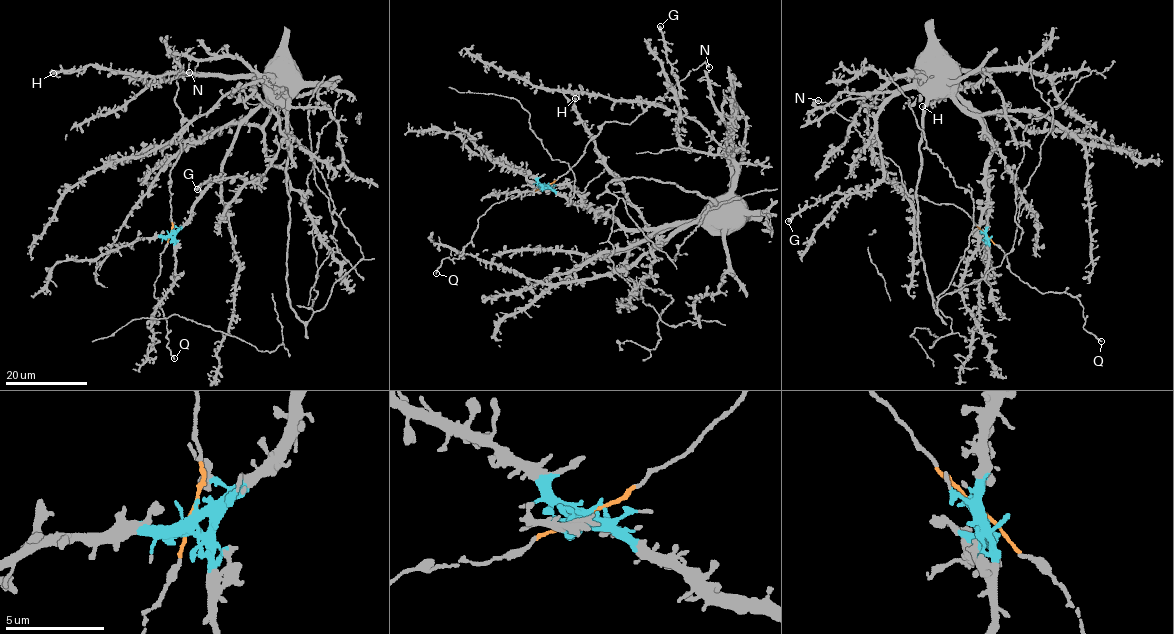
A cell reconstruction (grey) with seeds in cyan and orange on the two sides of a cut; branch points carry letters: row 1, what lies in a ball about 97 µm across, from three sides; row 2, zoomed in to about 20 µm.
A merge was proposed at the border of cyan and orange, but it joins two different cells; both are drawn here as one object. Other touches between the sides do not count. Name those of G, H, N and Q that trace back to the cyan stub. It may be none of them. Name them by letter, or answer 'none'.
G, H

